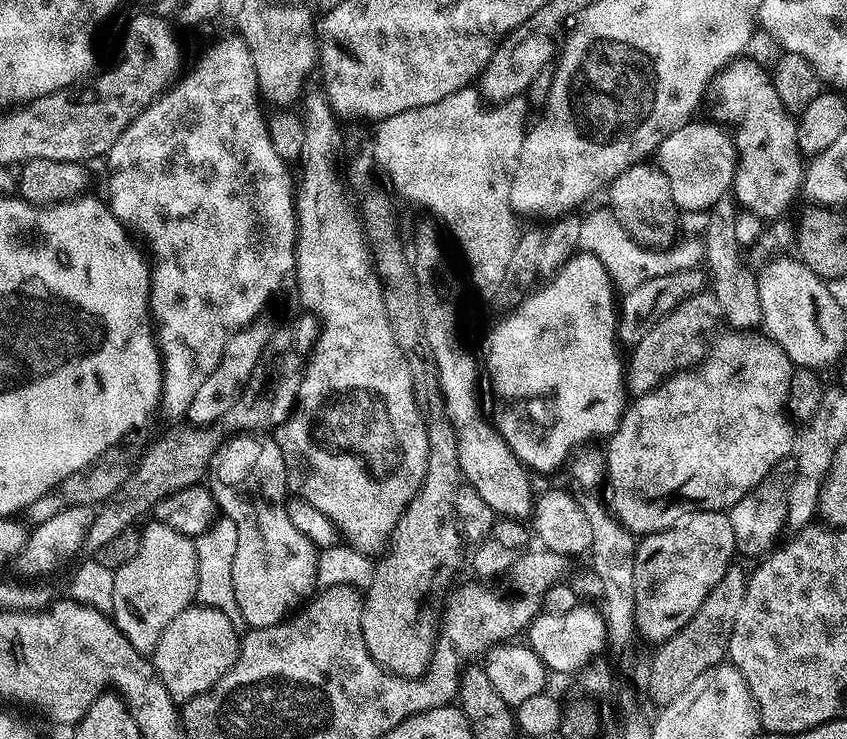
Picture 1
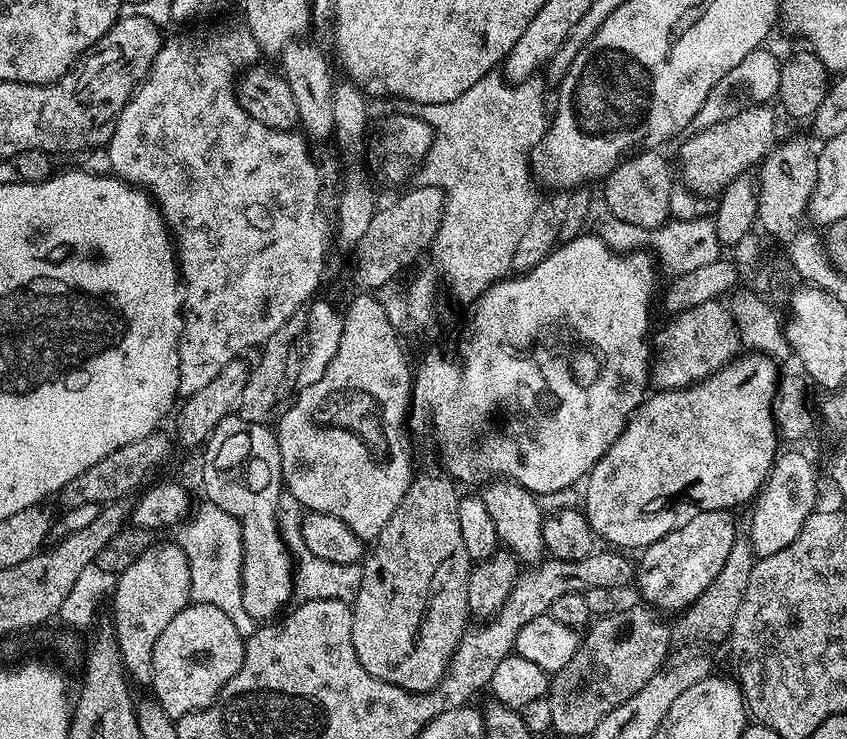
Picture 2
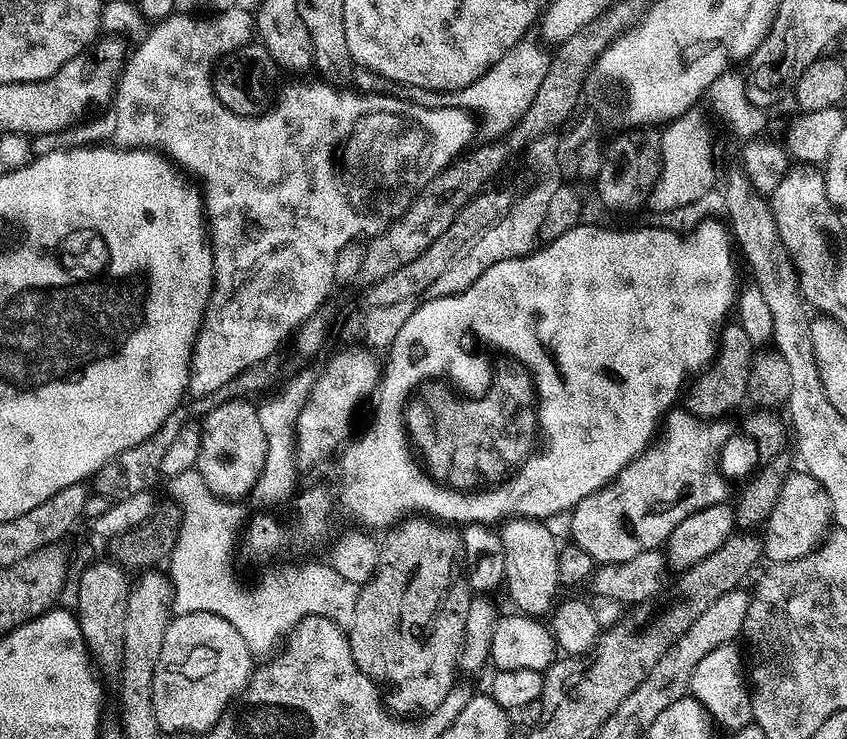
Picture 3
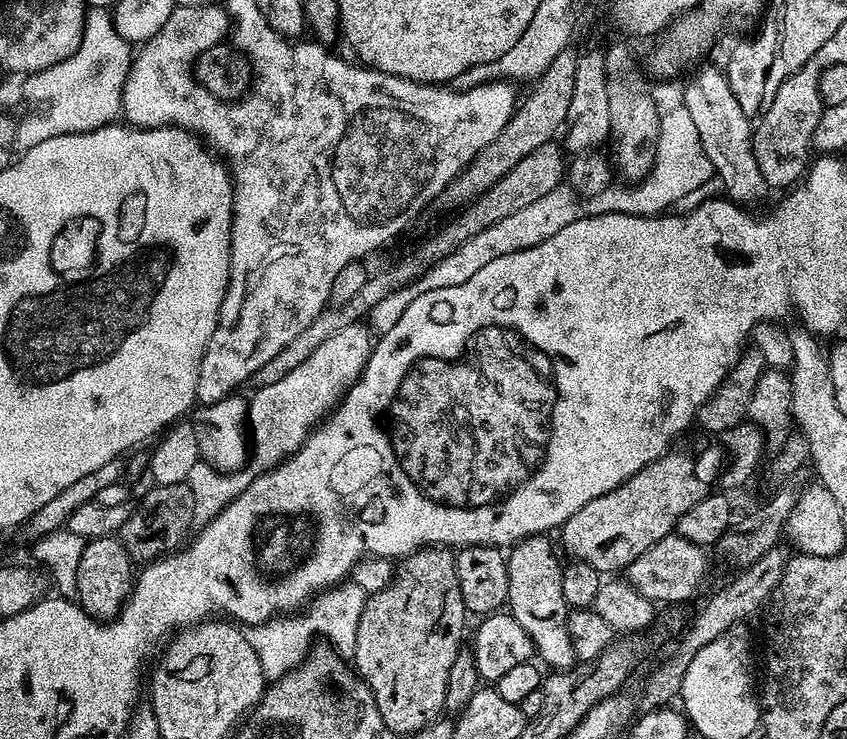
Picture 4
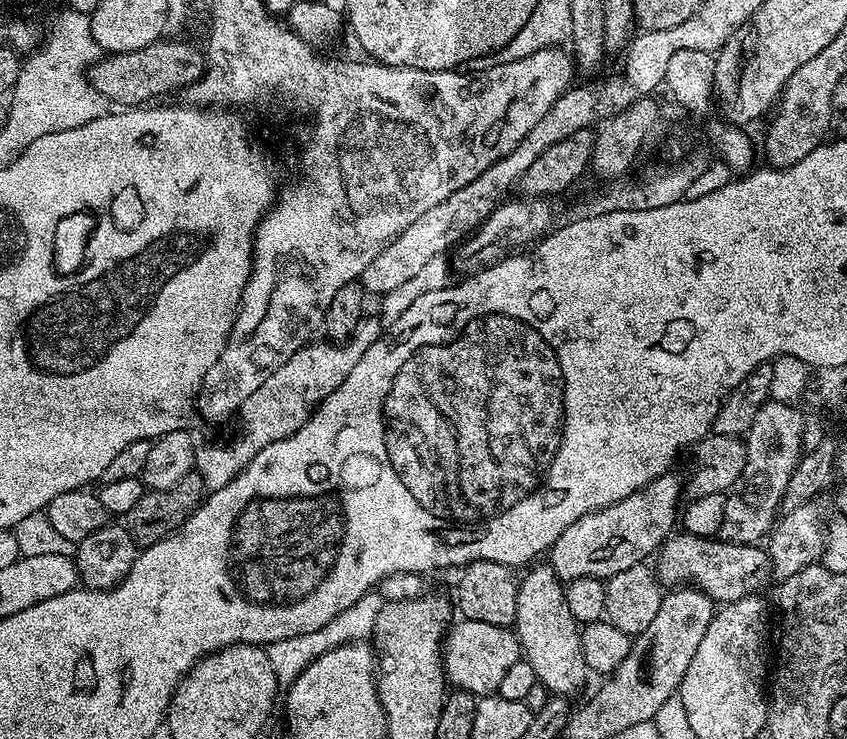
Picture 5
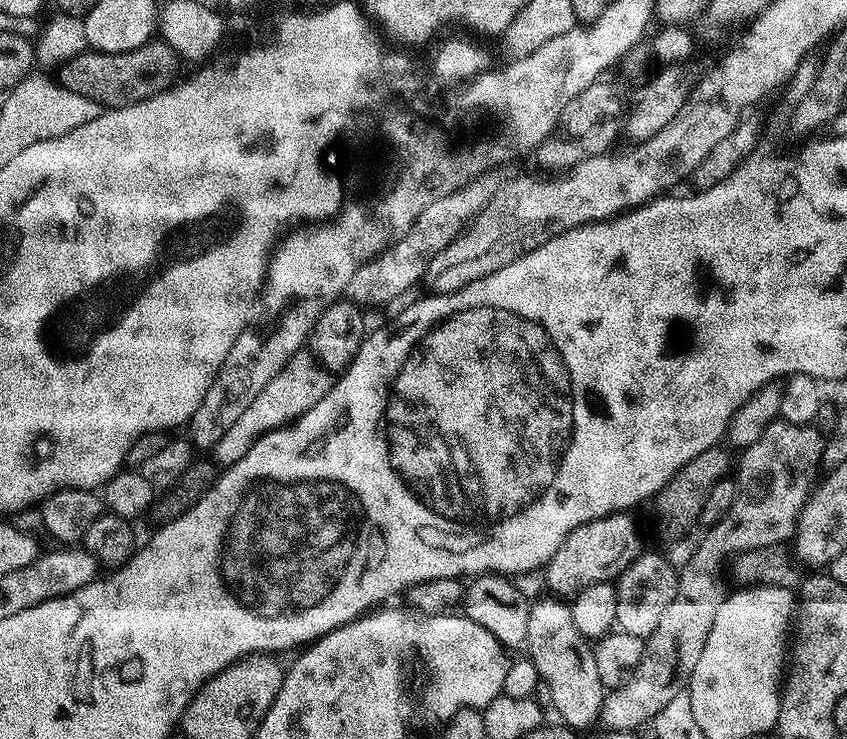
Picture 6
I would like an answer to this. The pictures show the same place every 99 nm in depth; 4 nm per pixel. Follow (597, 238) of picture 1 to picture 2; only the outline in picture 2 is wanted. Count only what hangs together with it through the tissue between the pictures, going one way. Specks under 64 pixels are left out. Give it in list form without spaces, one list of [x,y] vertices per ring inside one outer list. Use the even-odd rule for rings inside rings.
[[[705,214],[689,220],[669,218],[660,228],[643,228],[615,218],[607,219],[601,222],[600,229],[598,229],[600,240],[606,242],[606,246],[610,246],[615,252],[627,254],[647,249],[649,247],[647,244],[652,240],[653,246],[656,247],[654,256],[659,267],[663,271],[665,268],[672,276],[693,272],[701,266],[710,266],[710,262],[721,259],[720,235],[716,229],[715,219],[711,215]]]

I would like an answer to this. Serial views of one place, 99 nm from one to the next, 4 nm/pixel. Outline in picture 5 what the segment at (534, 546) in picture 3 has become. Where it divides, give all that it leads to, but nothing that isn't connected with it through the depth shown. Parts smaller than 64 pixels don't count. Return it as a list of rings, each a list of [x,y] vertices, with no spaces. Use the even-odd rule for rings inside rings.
[[[536,562],[528,570],[524,577],[519,577],[516,586],[518,610],[514,631],[520,640],[523,659],[528,660],[530,666],[534,666],[537,681],[545,684],[549,693],[568,698],[590,676],[586,658],[582,658],[580,628],[570,614],[570,606],[564,593],[565,585],[552,569],[551,563]]]

